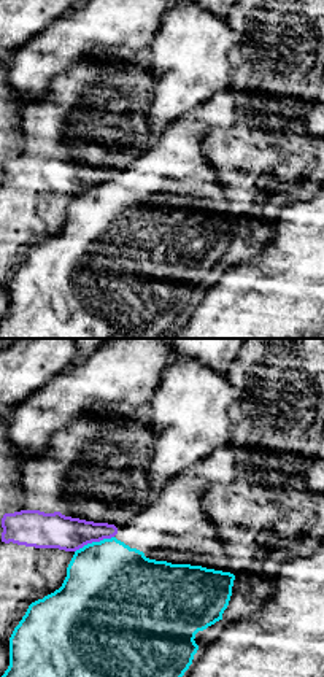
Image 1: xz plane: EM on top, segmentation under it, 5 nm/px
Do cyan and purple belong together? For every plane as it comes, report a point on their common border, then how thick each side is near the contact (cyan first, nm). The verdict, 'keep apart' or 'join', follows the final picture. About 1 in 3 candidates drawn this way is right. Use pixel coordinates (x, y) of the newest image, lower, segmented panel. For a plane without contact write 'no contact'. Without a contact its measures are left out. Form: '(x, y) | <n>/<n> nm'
(94, 542) | 460/180 nm

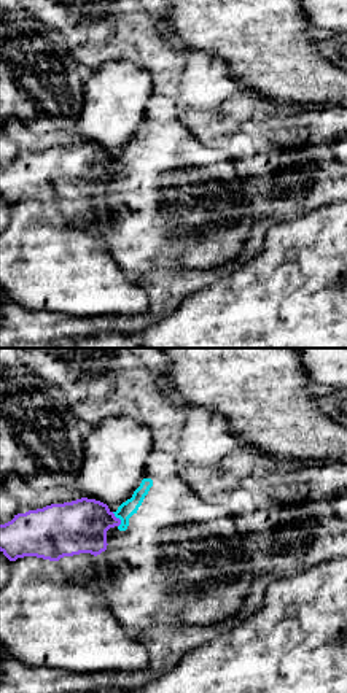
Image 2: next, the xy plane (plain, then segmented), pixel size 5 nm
(120, 518) | 80/280 nm

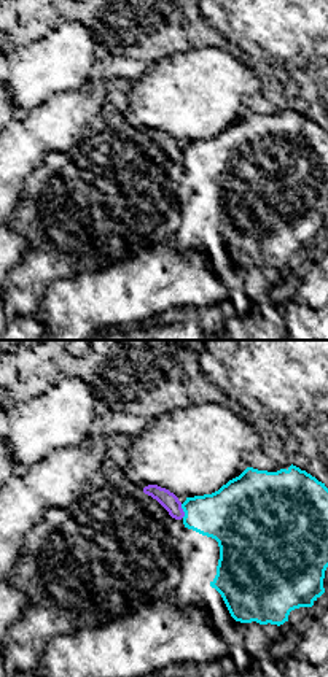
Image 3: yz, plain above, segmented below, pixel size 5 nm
(183, 510) | 300/90 nm

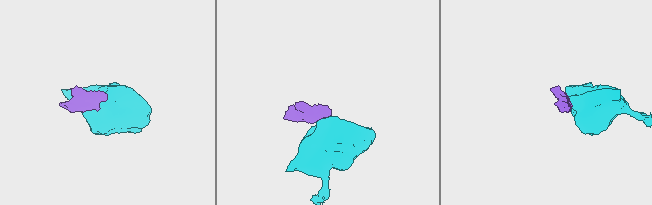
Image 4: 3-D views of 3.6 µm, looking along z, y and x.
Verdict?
keep apart

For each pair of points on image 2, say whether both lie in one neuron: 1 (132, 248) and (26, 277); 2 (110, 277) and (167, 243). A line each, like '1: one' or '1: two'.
1: two
2: two

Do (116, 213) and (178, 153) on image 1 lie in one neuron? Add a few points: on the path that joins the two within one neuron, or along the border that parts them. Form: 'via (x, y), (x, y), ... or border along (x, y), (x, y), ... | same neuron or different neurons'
via (132, 197), (162, 167) | same neuron

